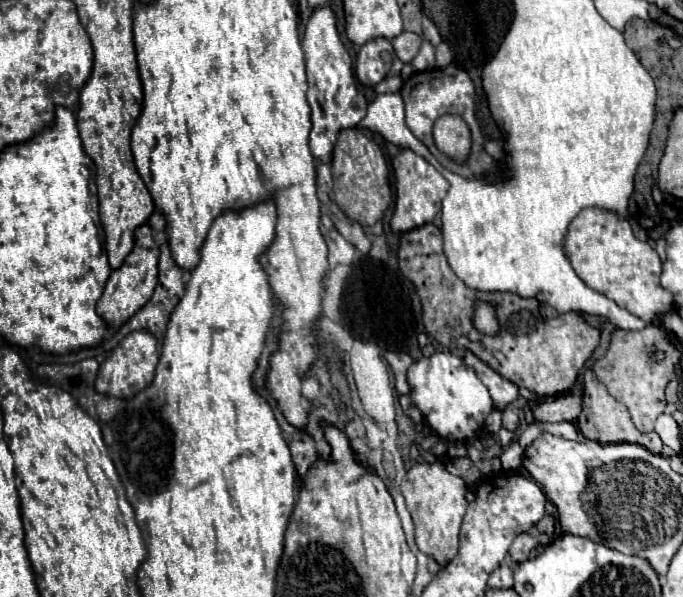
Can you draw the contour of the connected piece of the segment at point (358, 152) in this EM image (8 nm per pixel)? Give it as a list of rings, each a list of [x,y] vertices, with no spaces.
[[[358,129],[340,131],[332,153],[332,177],[338,207],[346,213],[346,217],[358,221],[364,227],[370,227],[376,221],[380,221],[384,211],[392,203],[392,191],[388,185],[388,167],[384,155],[380,147]]]

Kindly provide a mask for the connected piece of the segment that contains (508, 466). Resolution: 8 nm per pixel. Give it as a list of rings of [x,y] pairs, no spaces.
[[[512,441],[510,447],[506,447],[504,453],[500,455],[502,469],[506,469],[506,471],[518,471],[522,467],[522,455],[524,455],[524,451],[520,449],[518,441]]]

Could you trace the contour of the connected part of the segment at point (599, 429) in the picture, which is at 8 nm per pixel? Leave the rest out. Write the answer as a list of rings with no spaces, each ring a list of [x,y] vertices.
[[[590,369],[584,373],[584,409],[578,417],[578,429],[582,431],[584,437],[596,439],[600,443],[638,443],[638,445],[646,447],[648,451],[652,451],[654,455],[662,455],[662,447],[664,447],[662,439],[656,433],[640,433],[634,427],[634,423],[628,415],[628,409],[608,393],[604,383],[600,383],[596,379],[594,371],[590,371]]]

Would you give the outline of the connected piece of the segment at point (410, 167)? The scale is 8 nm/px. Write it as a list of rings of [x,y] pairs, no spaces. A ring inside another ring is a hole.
[[[410,149],[400,151],[394,157],[392,167],[396,177],[396,209],[392,215],[392,231],[406,233],[426,223],[432,223],[434,215],[440,211],[440,203],[444,195],[448,193],[448,181],[442,177],[442,173],[438,173],[430,163],[426,163]]]

